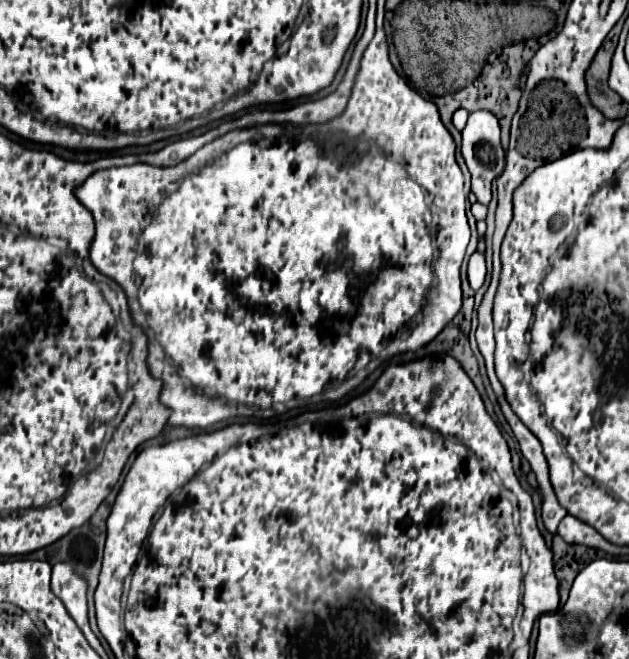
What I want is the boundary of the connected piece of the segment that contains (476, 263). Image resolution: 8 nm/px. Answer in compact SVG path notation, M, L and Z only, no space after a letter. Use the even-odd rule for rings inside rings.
M474 253L474 255L470 257L470 265L468 265L468 281L470 281L470 287L472 287L474 291L478 291L478 289L484 285L484 279L486 279L484 255Z

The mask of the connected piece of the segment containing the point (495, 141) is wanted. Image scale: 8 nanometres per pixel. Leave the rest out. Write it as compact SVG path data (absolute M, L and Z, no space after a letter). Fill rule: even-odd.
M486 109L470 113L468 123L462 131L462 157L472 173L472 191L478 197L478 203L488 205L492 199L492 193L490 193L492 179L498 177L504 169L504 151L500 147L500 125L494 113Z

